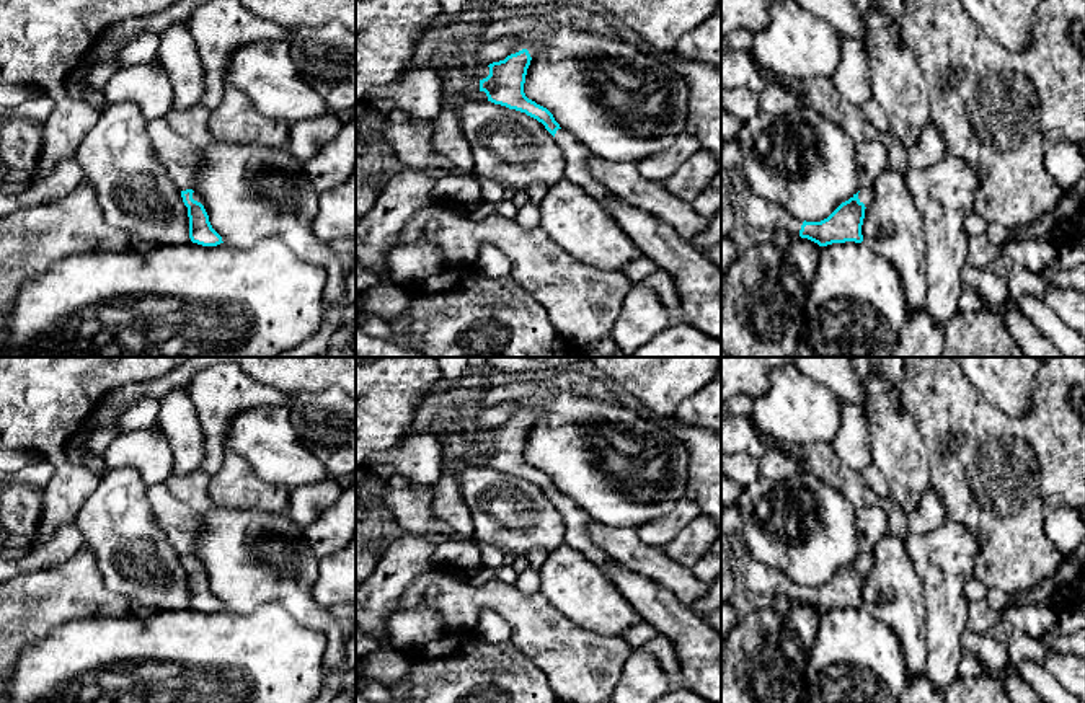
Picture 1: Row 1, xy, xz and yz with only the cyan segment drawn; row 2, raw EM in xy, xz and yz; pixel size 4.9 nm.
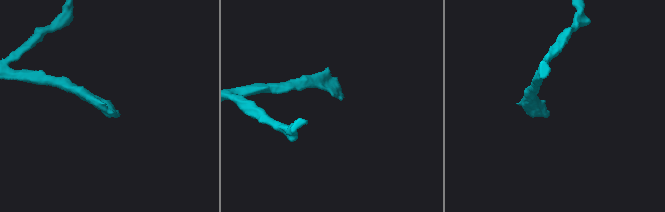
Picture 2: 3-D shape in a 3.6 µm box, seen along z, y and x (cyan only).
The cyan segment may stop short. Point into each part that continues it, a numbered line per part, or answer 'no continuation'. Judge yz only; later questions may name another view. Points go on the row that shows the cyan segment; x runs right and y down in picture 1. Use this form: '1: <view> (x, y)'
1: yz (865, 196)

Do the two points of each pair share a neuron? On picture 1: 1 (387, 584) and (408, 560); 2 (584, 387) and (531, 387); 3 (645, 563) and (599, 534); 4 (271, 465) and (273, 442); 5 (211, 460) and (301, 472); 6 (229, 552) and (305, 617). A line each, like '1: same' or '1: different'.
1: same
2: same
3: same
4: same
5: different
6: same

